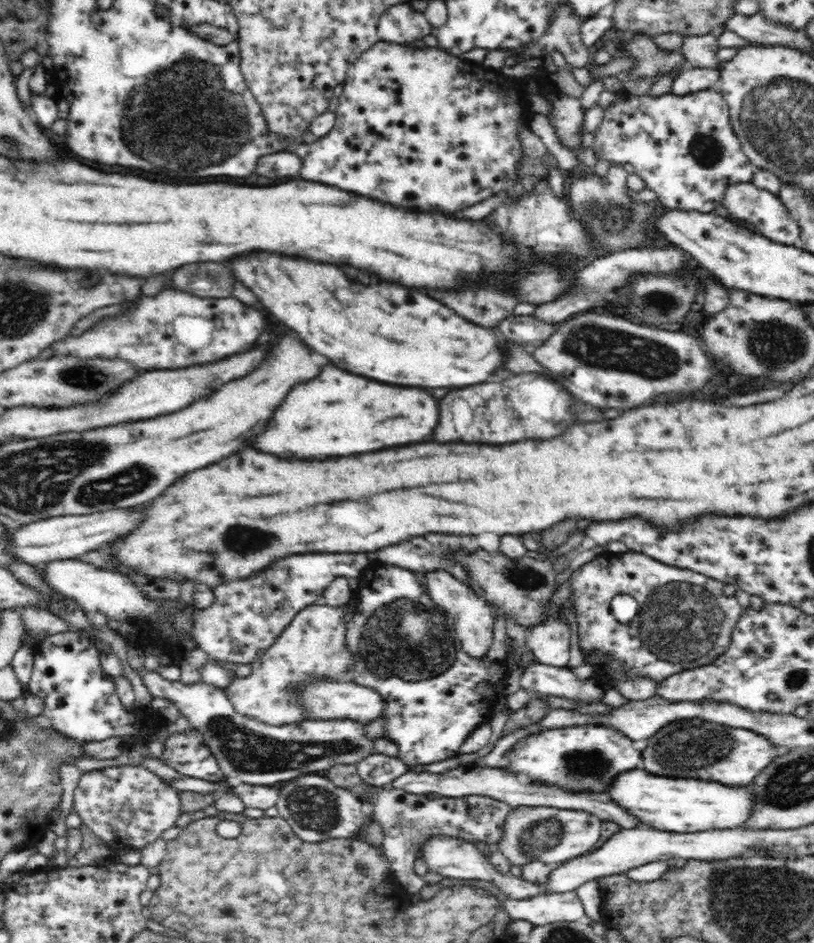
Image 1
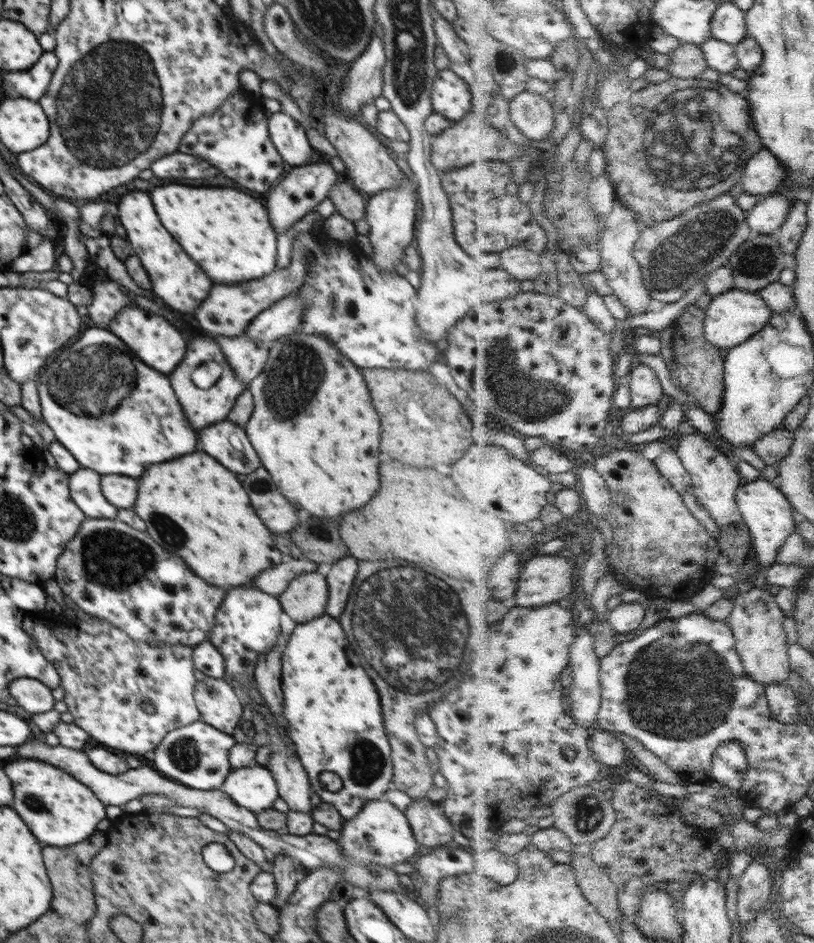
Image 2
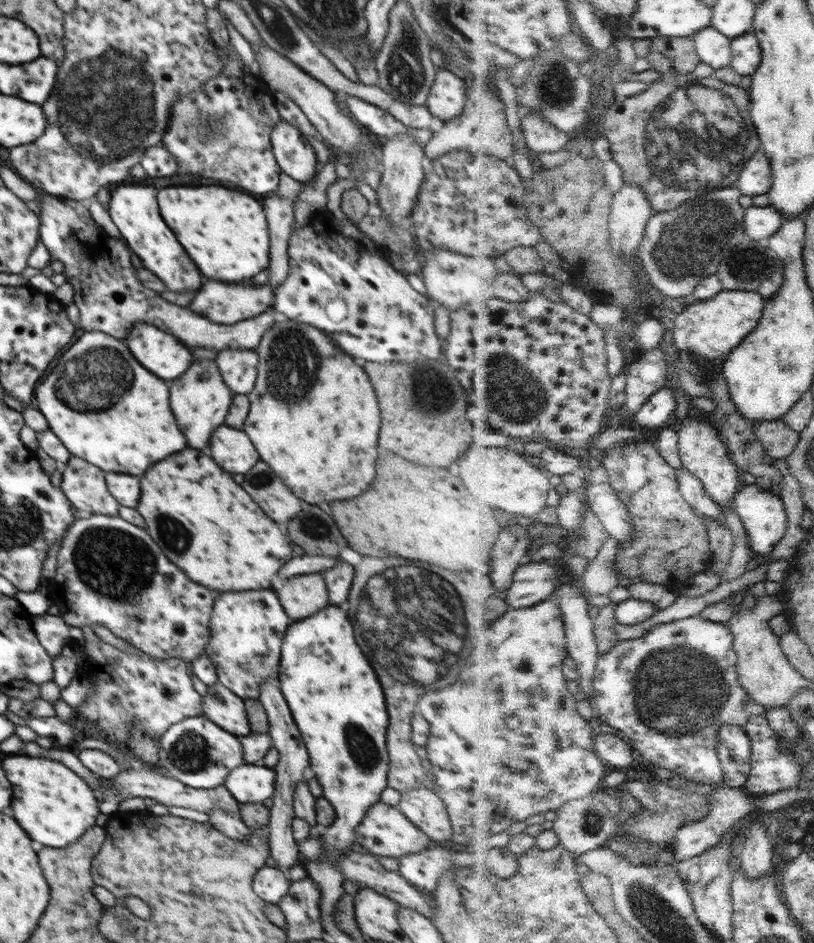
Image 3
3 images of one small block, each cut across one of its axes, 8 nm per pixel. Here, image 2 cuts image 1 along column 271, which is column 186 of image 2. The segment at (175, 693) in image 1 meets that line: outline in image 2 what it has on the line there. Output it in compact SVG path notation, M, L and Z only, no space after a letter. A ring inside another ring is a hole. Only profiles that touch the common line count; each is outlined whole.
M198 720L168 732L150 757L154 768L169 779L198 790L216 790L232 770L229 753L235 744L232 735Z

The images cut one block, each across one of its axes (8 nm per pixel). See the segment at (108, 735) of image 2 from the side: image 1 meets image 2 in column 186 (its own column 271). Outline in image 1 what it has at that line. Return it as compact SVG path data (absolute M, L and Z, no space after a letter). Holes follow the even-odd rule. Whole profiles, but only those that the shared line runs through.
M319 603L303 608L291 624L257 660L253 660L247 678L234 680L224 690L234 710L240 715L262 721L272 726L298 724L305 720L303 710L297 704L298 686L306 680L351 681L355 659L346 647L348 620L353 616L344 606L328 606Z

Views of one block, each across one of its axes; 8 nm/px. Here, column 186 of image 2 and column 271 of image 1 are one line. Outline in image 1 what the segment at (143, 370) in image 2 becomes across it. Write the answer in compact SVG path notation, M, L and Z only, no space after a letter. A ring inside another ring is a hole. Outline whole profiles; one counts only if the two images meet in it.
M326 364L316 380L298 384L284 404L280 404L266 432L258 436L254 448L280 458L316 458L362 454L390 446L424 442L438 424L438 400L422 388L402 388L378 384Z

